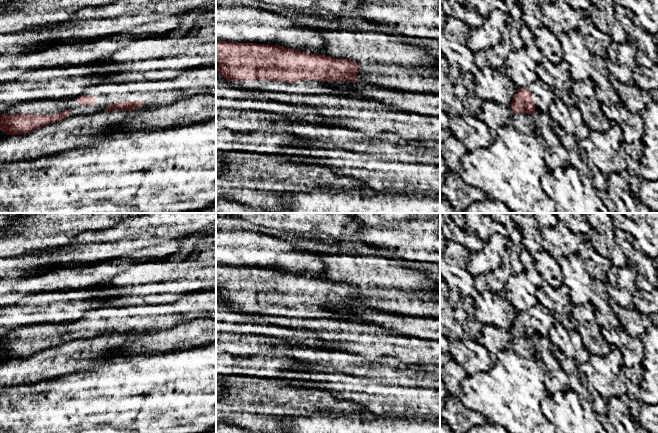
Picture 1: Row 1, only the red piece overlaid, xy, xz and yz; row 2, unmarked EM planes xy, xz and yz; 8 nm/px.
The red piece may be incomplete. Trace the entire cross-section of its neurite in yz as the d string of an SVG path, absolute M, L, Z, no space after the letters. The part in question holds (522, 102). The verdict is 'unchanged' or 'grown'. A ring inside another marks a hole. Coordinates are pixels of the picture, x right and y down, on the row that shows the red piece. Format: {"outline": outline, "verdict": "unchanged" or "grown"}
{"outline": "M537 79L527 87L517 90L510 107L514 114L531 114L534 110L548 113L555 96L554 88Z", "verdict": "grown"}

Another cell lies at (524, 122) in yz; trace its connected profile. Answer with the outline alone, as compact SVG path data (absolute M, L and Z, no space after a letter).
M484 101L476 117L483 121L490 130L497 130L507 124L511 124L524 133L533 133L536 129L530 114L514 114L510 105L497 102Z

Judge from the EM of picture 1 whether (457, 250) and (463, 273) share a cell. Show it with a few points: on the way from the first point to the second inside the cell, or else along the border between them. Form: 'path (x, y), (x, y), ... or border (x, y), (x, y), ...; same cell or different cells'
path (457, 256), (458, 267); same cell

